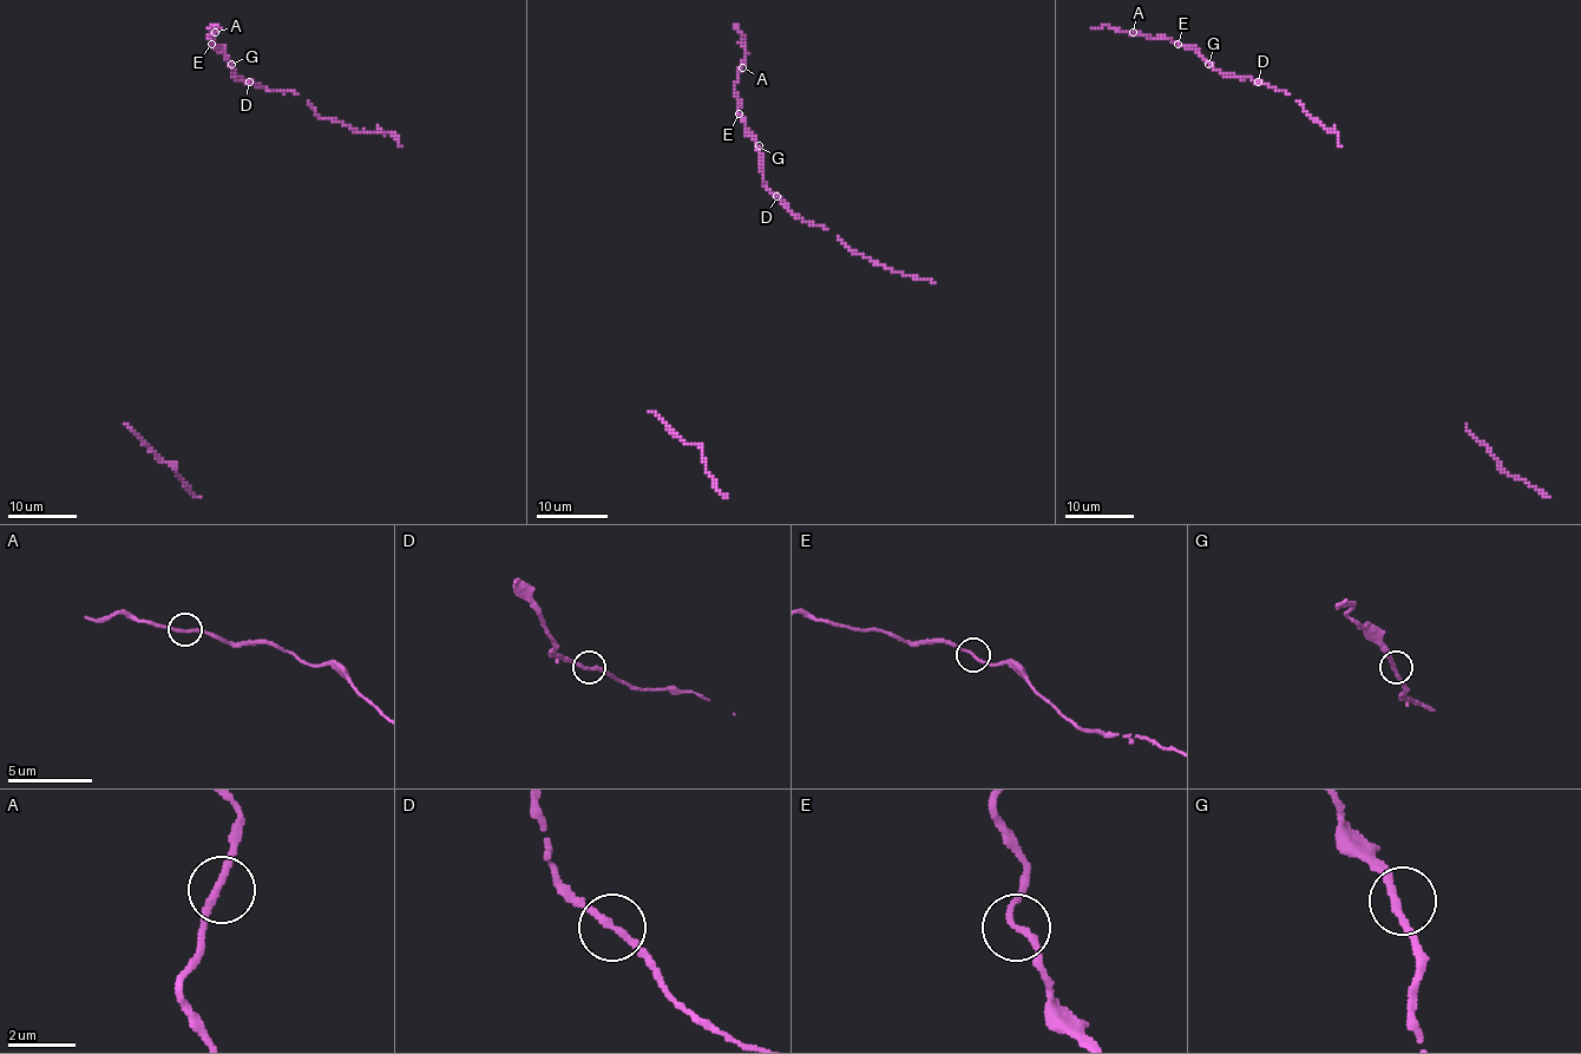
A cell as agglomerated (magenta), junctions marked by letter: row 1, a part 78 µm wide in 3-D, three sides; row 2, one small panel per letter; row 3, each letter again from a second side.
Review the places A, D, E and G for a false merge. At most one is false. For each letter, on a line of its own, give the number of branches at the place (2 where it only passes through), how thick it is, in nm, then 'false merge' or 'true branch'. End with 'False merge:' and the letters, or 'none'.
A: 2 | 200 nm | true branch
D: 2 | 200 nm | true branch
E: 2 | 180 nm | true branch
G: 2 | 200 nm | true branch
False merge: none

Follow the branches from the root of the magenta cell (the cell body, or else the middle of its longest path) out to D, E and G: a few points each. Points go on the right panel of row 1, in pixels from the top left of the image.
D: (1311, 119), (1287, 91), (1258, 82)
E: (1311, 119), (1287, 91), (1278, 91), (1248, 78), (1221, 74), (1192, 46), (1178, 43)
G: (1311, 119), (1287, 91), (1278, 91), (1248, 78), (1221, 74), (1208, 64)

